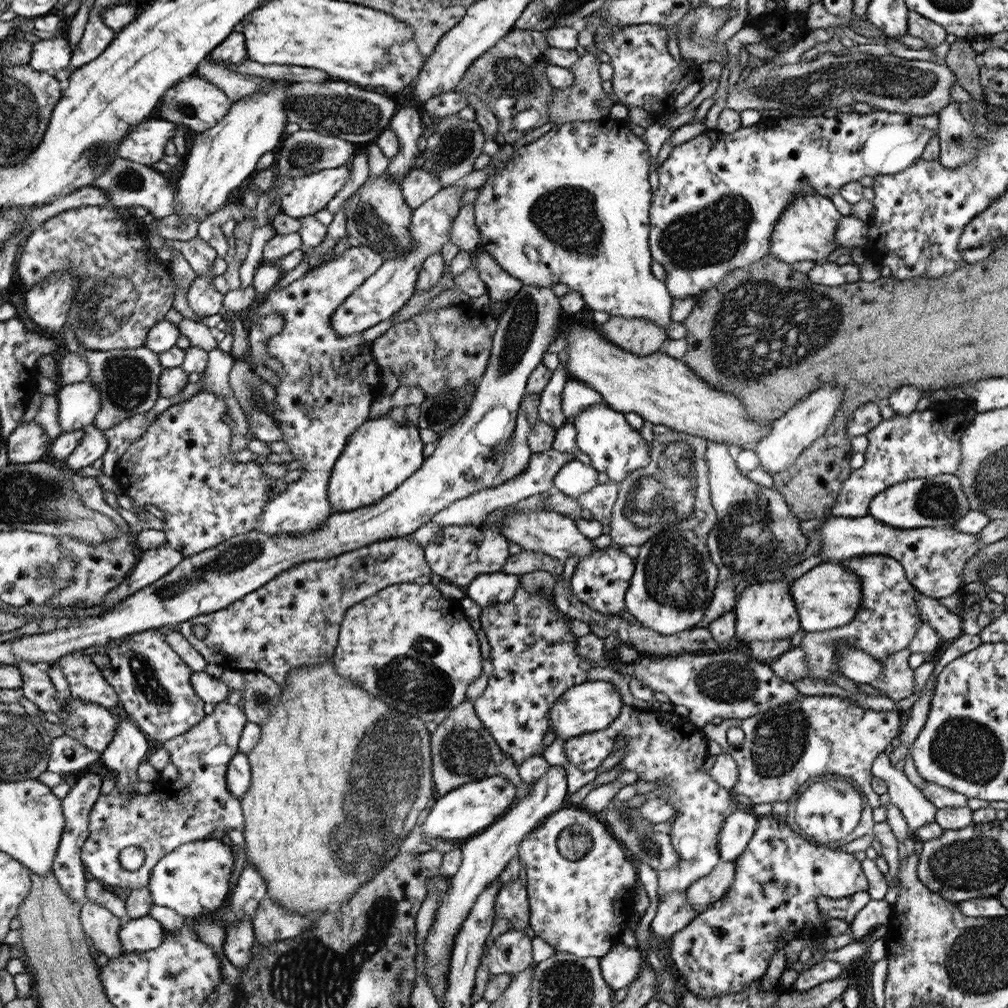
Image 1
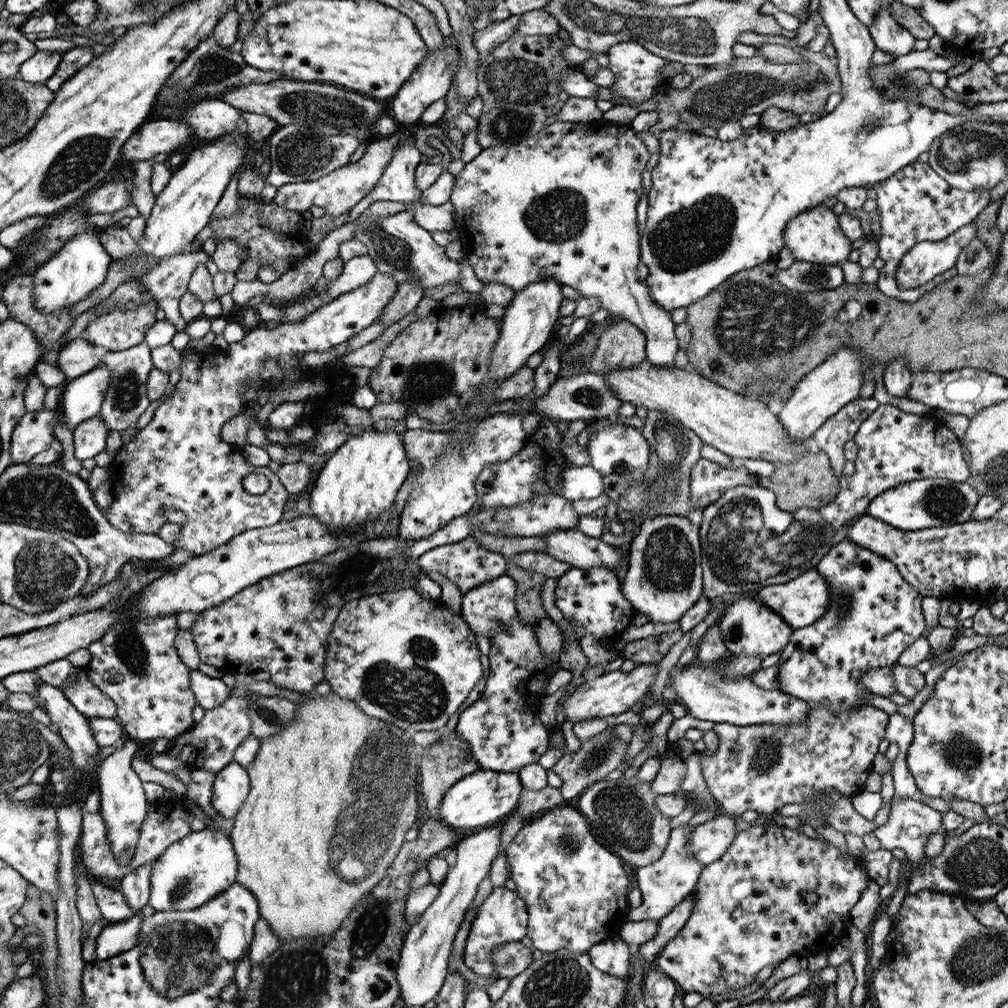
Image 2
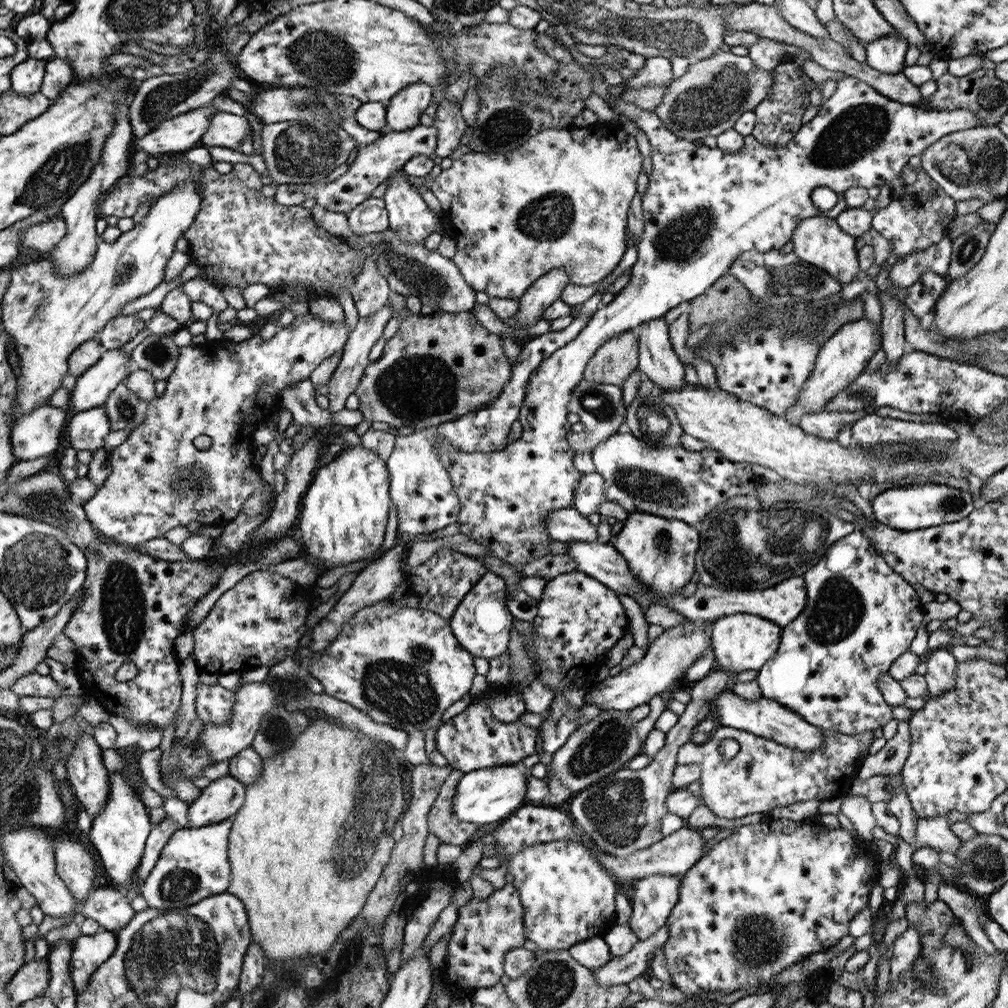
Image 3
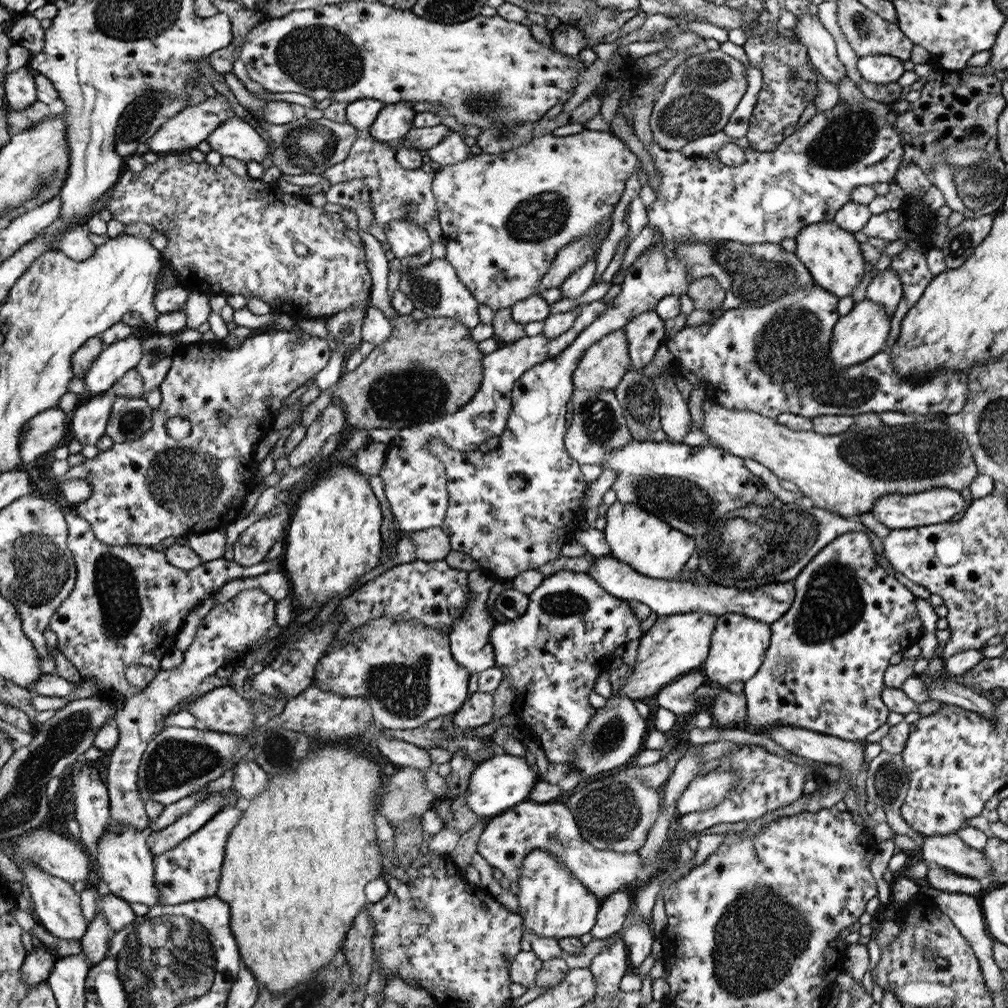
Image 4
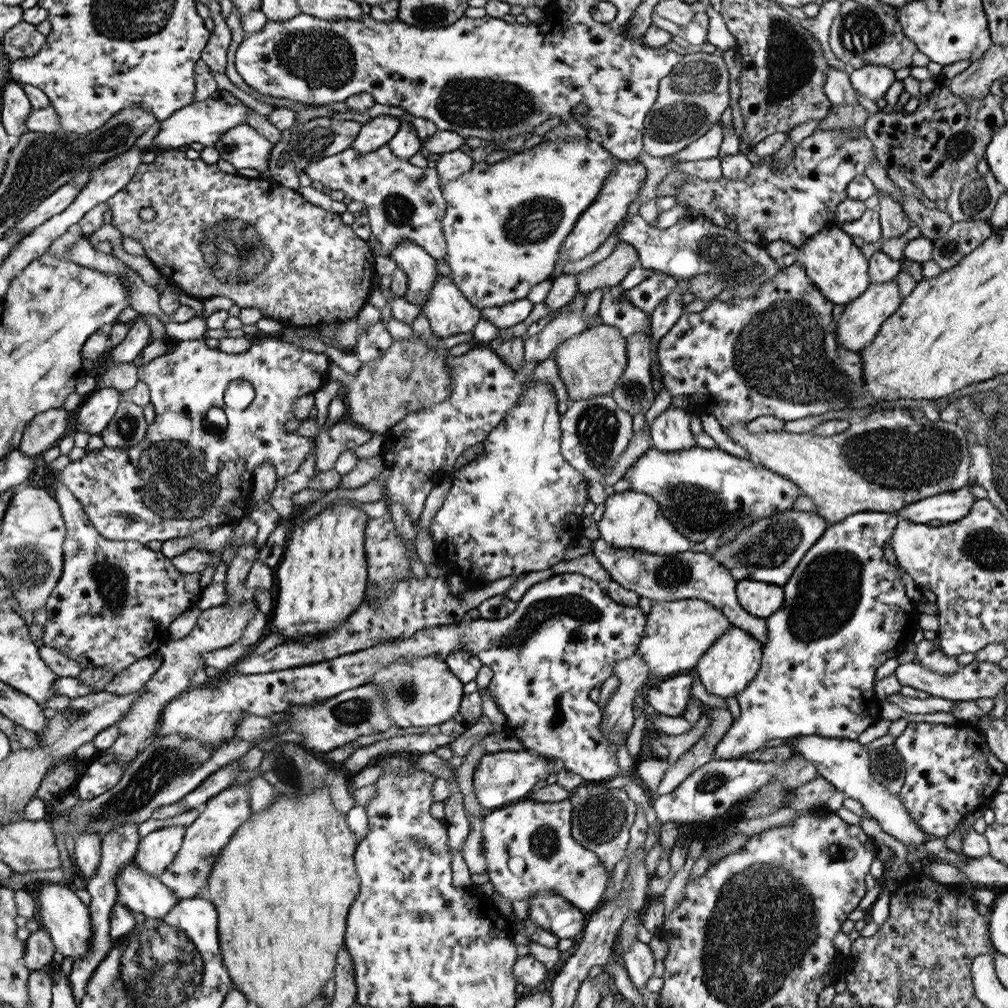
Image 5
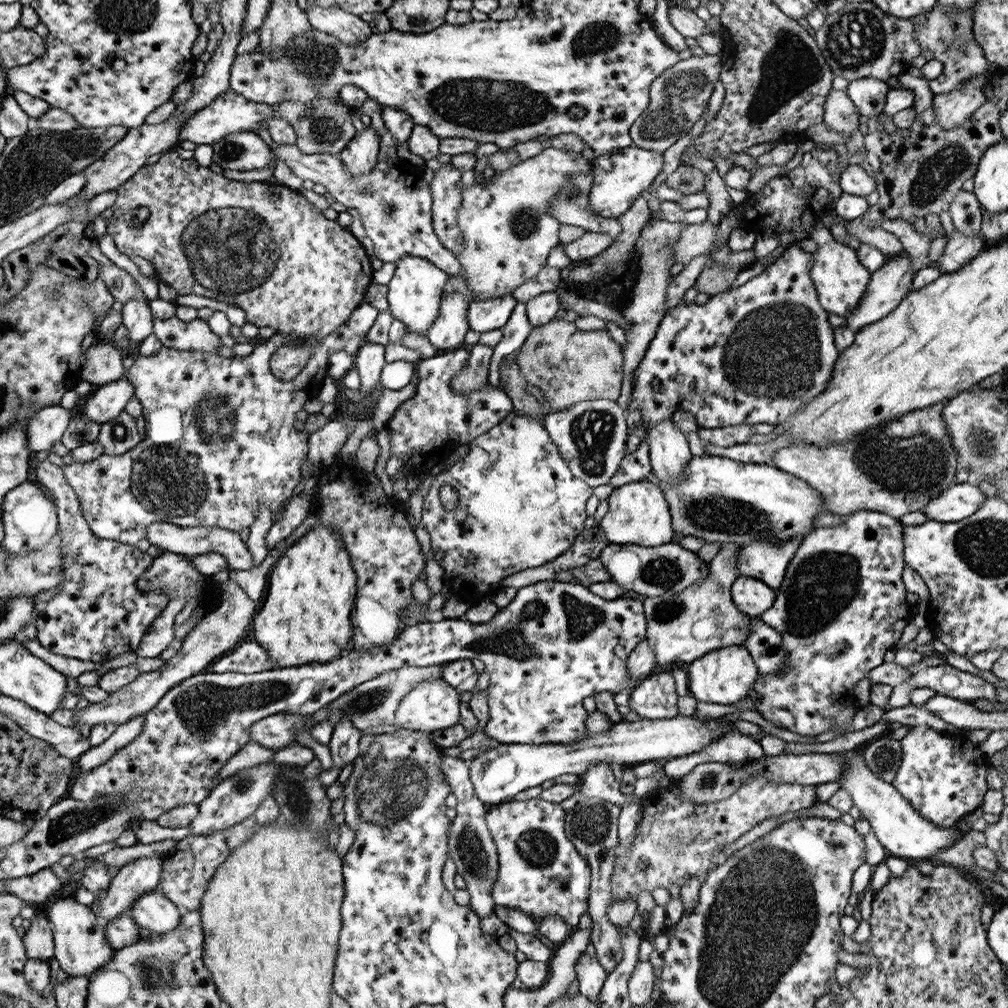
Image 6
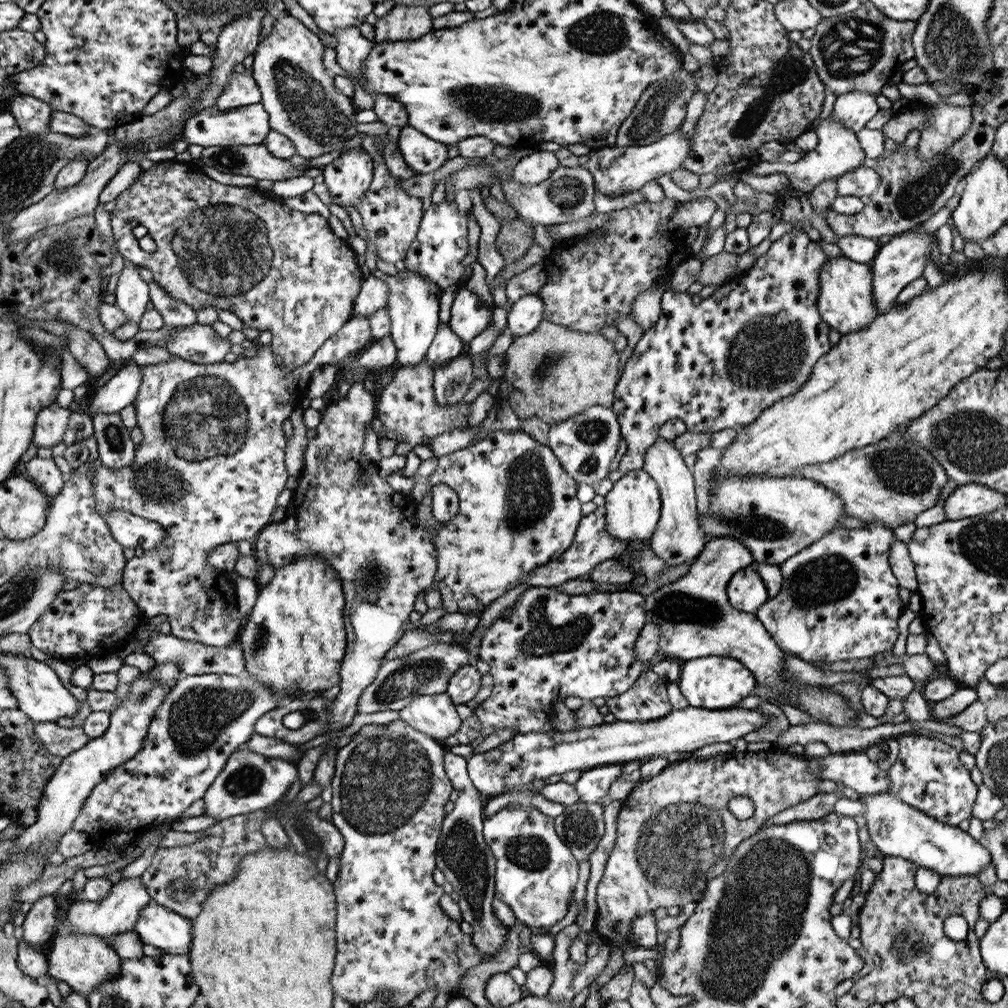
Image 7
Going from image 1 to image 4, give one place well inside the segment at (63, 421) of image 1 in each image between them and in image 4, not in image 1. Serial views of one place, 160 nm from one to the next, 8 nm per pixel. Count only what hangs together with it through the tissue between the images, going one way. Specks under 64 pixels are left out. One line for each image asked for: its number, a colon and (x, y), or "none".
2: (82, 397)
3: (92, 388)
4: (116, 359)

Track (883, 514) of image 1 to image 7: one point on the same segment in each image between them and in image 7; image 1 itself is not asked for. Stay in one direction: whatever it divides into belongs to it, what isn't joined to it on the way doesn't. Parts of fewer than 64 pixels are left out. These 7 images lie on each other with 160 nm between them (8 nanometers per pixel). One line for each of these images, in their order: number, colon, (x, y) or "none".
2: (927, 503)
3: (924, 505)
4: (895, 511)
5: (950, 507)
6: (959, 501)
7: (970, 500)

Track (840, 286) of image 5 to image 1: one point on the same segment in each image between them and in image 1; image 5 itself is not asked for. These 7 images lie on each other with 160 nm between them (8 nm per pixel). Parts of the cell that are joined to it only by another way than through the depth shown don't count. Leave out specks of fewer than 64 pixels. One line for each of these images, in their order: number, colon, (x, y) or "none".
1: (806, 229)
2: (814, 236)
3: (819, 240)
4: (834, 258)

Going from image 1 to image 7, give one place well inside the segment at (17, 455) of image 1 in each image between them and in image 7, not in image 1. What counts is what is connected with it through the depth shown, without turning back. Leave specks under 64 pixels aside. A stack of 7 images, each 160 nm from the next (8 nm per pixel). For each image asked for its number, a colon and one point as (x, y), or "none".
2: (35, 432)
3: (37, 433)
4: (44, 433)
5: (45, 431)
6: (46, 427)
7: (52, 422)

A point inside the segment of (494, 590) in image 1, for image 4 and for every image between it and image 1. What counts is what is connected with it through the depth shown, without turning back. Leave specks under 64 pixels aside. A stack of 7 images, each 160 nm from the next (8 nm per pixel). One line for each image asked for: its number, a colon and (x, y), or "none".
2: (487, 609)
3: (482, 624)
4: (470, 646)

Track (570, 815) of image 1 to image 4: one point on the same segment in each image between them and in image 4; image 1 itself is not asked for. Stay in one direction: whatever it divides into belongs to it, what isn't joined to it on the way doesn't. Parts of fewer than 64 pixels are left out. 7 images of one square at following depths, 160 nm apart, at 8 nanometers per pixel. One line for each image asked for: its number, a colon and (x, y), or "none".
2: (576, 889)
3: (568, 896)
4: (554, 903)

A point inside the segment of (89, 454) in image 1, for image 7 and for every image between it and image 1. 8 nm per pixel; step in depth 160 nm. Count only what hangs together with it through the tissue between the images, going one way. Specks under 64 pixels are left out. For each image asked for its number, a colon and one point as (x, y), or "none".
2: (90, 437)
3: (87, 430)
4: (89, 421)
5: (99, 407)
6: (107, 401)
7: (120, 391)

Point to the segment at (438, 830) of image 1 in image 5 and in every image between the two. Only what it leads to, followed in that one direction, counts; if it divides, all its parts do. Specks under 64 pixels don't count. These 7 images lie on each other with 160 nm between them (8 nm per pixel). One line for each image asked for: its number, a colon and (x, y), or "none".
2: (484, 797)
3: (488, 795)
4: (496, 785)
5: (505, 777)

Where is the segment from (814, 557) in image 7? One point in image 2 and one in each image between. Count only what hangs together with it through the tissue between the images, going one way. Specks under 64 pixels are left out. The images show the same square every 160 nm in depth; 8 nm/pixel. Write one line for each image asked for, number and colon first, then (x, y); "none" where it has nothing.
2: (873, 615)
3: (860, 616)
4: (823, 670)
5: (845, 612)
6: (842, 605)

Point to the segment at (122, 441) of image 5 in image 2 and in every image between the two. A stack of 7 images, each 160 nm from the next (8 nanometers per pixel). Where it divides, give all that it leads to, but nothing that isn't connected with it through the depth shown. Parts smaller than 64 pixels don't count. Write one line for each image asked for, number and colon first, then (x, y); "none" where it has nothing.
2: (126, 401)
3: (124, 409)
4: (130, 418)

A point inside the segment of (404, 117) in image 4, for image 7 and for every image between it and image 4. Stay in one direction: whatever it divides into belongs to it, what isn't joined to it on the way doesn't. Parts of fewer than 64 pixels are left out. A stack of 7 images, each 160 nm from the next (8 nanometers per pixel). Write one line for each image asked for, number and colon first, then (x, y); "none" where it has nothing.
5: (381, 130)
6: (359, 157)
7: (348, 177)

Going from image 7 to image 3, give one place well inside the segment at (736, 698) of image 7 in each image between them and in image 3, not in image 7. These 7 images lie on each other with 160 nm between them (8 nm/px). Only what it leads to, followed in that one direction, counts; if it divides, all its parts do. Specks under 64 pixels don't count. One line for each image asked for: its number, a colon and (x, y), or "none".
3: (740, 642)
4: (738, 645)
5: (726, 669)
6: (724, 676)

